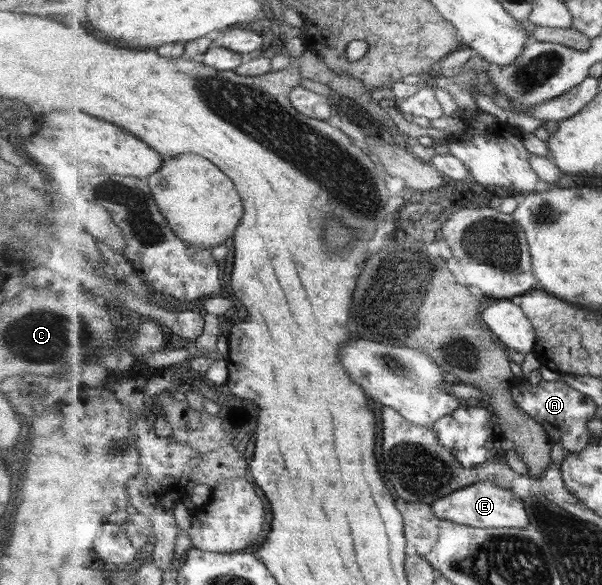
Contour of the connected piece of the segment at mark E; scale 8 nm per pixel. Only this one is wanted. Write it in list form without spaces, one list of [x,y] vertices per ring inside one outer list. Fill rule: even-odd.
[[[484,480],[478,484],[472,484],[468,488],[462,488],[452,495],[437,501],[432,508],[437,517],[442,520],[455,521],[475,528],[528,528],[531,527],[530,515],[525,503],[520,496],[510,492],[506,488],[500,488],[490,480]]]

